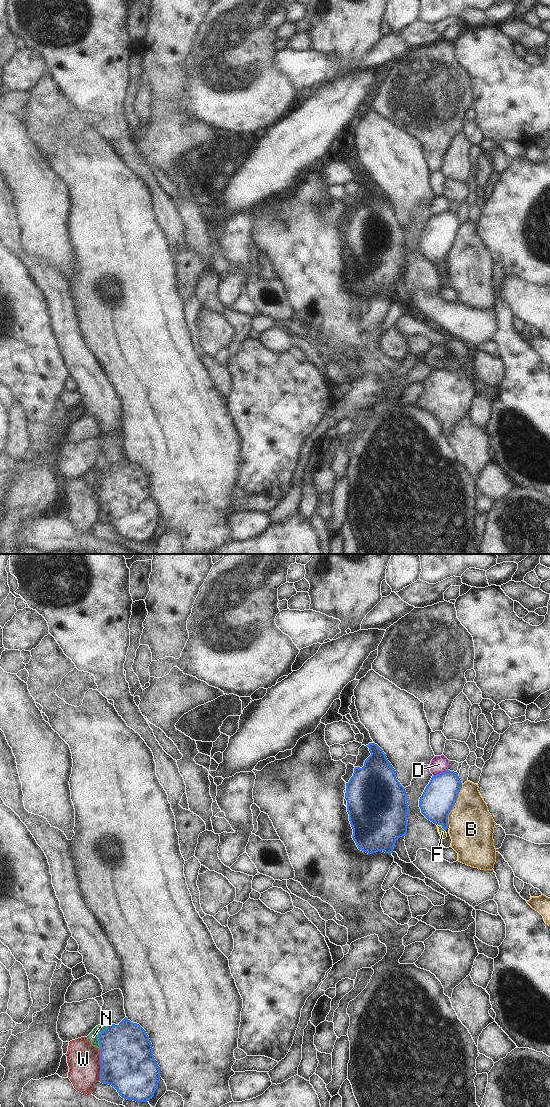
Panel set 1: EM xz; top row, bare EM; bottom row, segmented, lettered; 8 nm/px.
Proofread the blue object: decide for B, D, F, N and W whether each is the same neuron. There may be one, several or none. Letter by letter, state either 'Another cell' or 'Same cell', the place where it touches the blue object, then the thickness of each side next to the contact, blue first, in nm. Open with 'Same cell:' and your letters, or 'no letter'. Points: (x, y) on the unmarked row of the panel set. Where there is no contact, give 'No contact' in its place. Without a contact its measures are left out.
Same cell: F
B: Another cell. Touches blue at xz (454, 244). Thickness 280 nm (blue) against 360 nm
D: Another cell. Touches blue at xz (440, 214). Thickness 280 nm (blue) against 140 nm
F: Same cell. Touches blue at xz (441, 265). Thickness 280 nm (blue) against 60 nm
N: Another cell. Touches blue at xz (98, 476). Thickness 420 nm (blue) against 80 nm
W: Another cell. Touches blue at xz (100, 504). Thickness 440 nm (blue) against 260 nm

